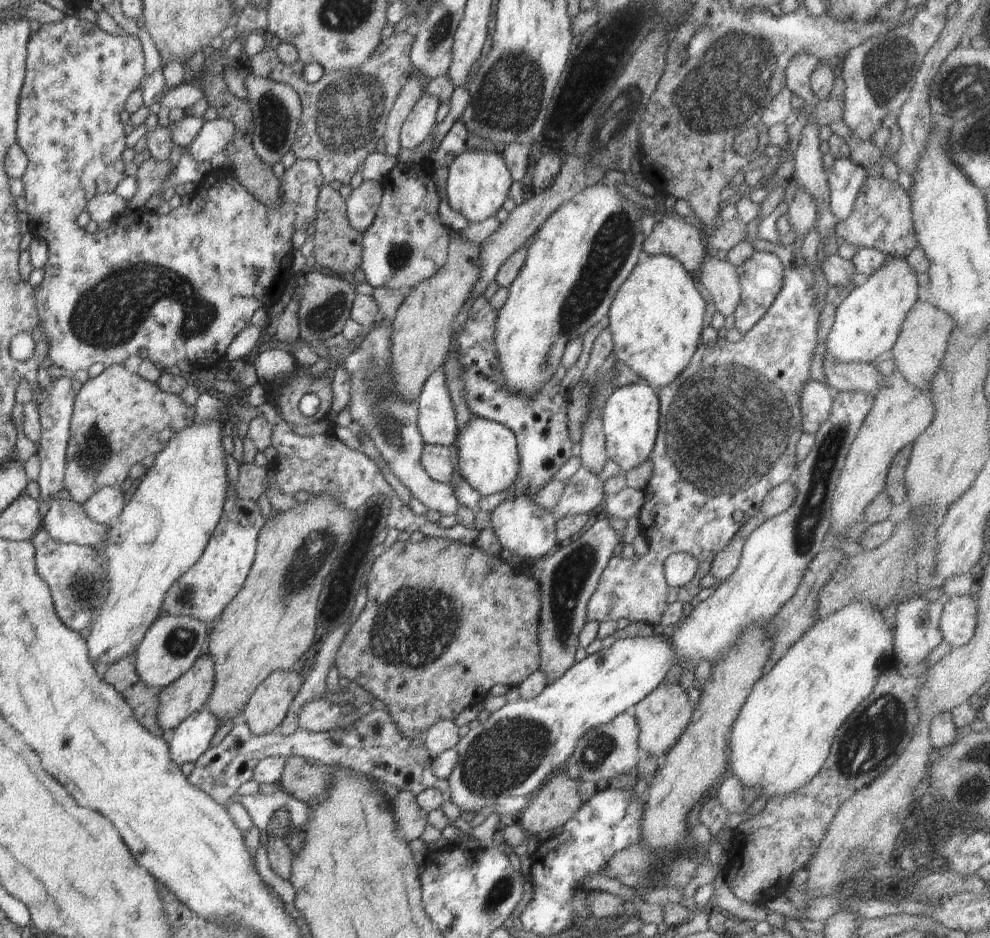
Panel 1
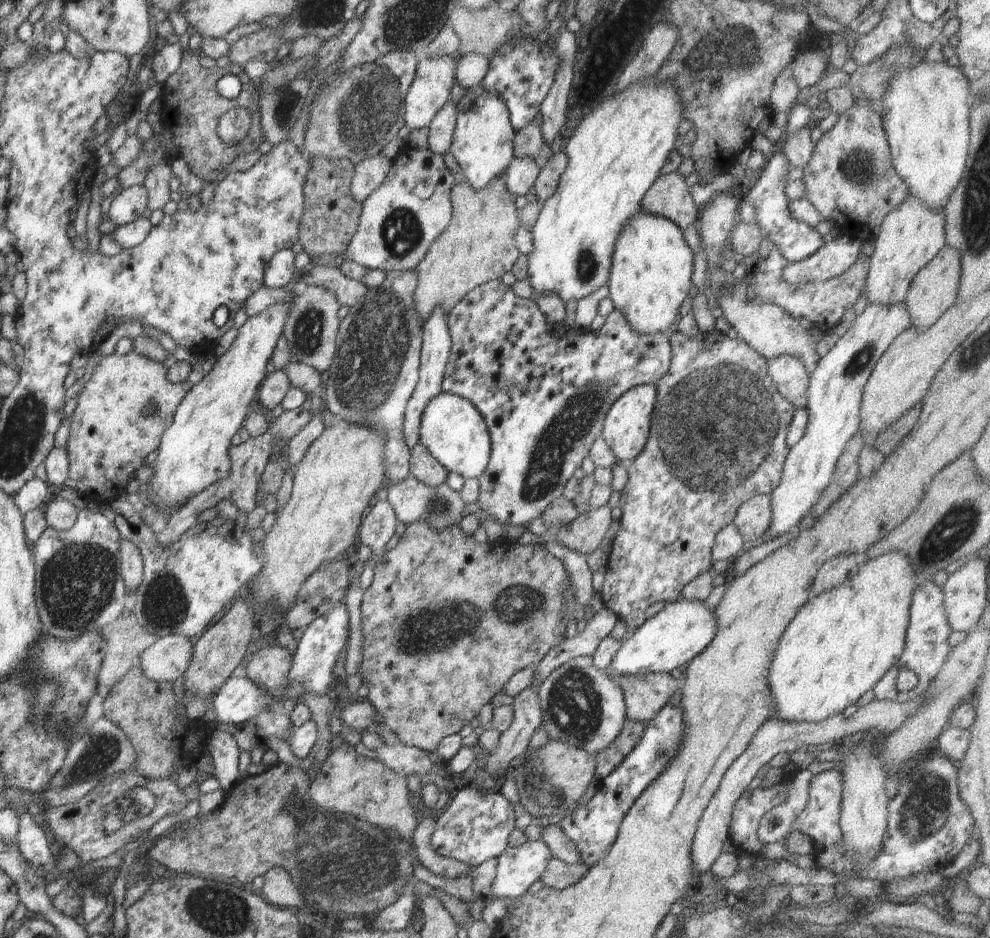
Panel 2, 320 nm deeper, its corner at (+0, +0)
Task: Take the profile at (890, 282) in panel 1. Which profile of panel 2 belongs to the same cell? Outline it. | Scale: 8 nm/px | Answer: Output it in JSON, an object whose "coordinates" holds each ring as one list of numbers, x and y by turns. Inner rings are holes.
{"coordinates":[[910,194,884,217,881,231,874,240,874,253,869,257,869,269,864,294,868,303,898,304,905,298,916,273,947,245,945,214,921,203]]}

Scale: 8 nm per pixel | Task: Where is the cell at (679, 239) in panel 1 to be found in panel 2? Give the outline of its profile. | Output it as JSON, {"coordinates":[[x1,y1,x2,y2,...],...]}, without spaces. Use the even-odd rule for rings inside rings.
{"coordinates":[[678,171,660,175,643,198,641,202,642,211,648,211,649,213,668,218,668,220,671,220,678,228,681,228,682,231,694,222,698,223,698,206,694,204,685,178,686,176]]}

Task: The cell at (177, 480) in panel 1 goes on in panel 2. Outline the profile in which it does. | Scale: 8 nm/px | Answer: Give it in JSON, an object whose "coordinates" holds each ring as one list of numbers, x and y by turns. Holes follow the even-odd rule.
{"coordinates":[[299,284,298,289,293,290,292,299,275,302,256,316,248,317,237,330,236,338,232,341,230,348,217,358,213,368,206,376,203,376,198,384,191,386,184,400,175,410,172,424,161,436,158,457,152,465,153,477,150,481,151,487,147,492,148,501,164,510,168,507,178,510,202,489,229,477,232,470,231,458,228,453,231,438,244,425,247,413,251,408,250,404,252,404,261,382,265,379,268,360,272,356,278,339,283,335,290,309,293,307,293,300,298,296,301,287]]}

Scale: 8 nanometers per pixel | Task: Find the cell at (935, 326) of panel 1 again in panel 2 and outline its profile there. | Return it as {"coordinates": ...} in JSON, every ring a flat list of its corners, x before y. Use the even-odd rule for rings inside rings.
{"coordinates":[[947,244,916,273,905,298,912,325,921,329,932,326,956,302,961,281,960,268,960,253,956,247]]}

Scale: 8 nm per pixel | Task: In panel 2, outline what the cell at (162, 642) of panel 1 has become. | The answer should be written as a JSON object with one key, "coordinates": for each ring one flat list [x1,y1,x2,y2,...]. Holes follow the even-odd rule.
{"coordinates":[[179,634,157,638,142,653,140,668,144,676,159,683,174,682,188,670,193,645,193,640]]}

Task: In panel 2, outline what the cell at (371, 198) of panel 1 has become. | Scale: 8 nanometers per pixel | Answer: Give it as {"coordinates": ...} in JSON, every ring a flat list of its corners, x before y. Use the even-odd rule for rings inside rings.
{"coordinates":[[378,153,354,166,355,173,351,180,351,193,358,202,363,203,364,199,384,182,390,170,391,161]]}

